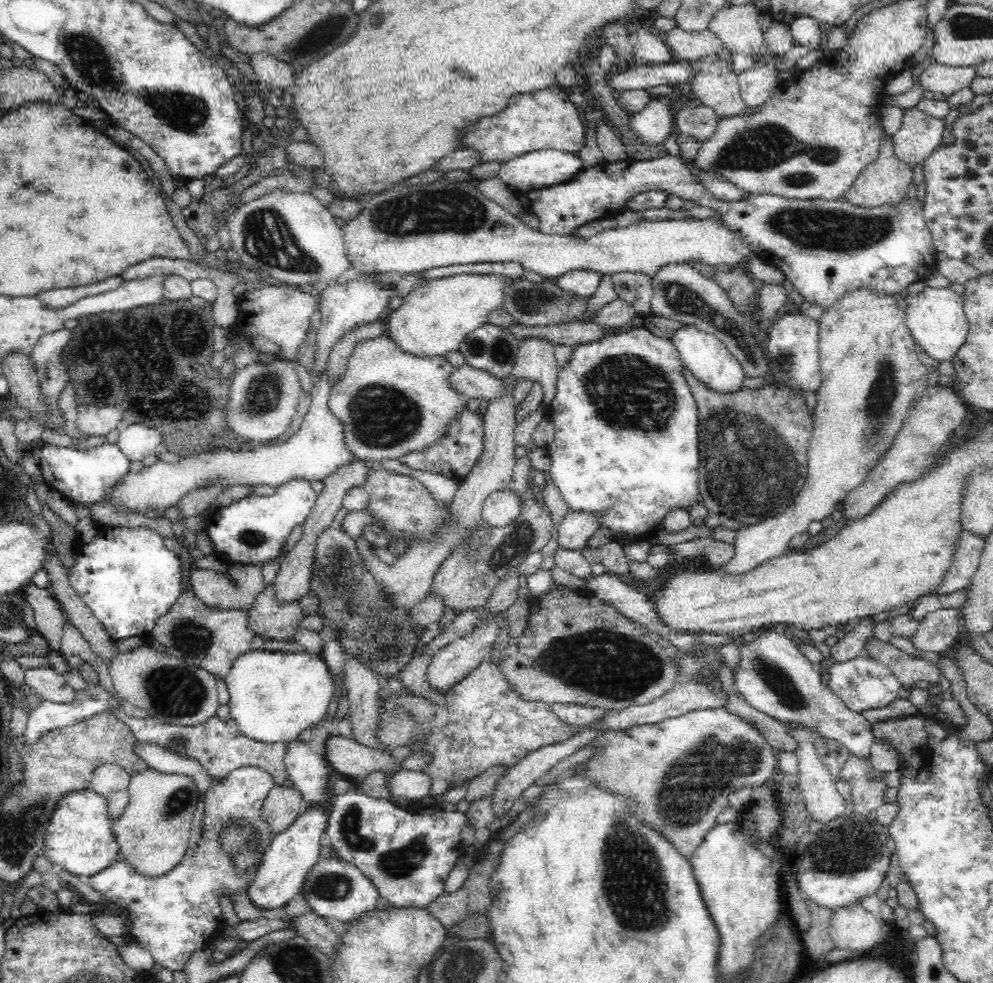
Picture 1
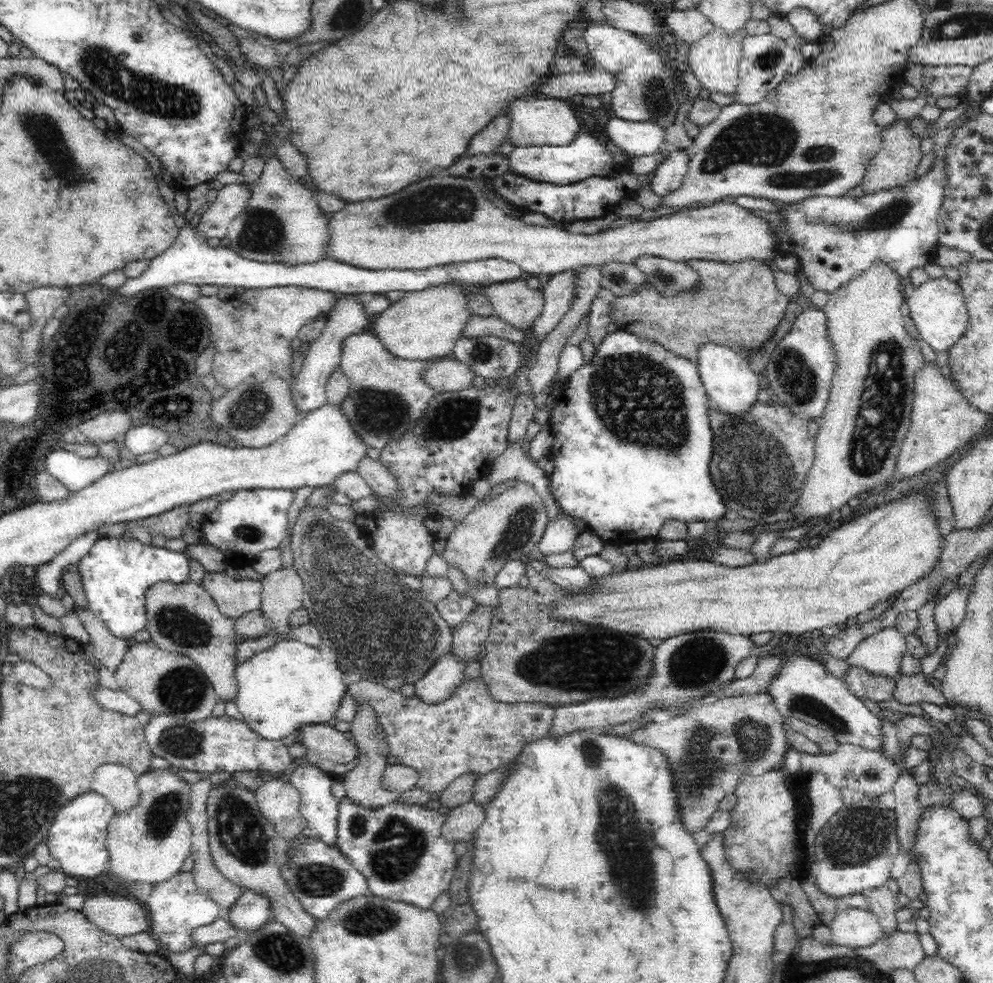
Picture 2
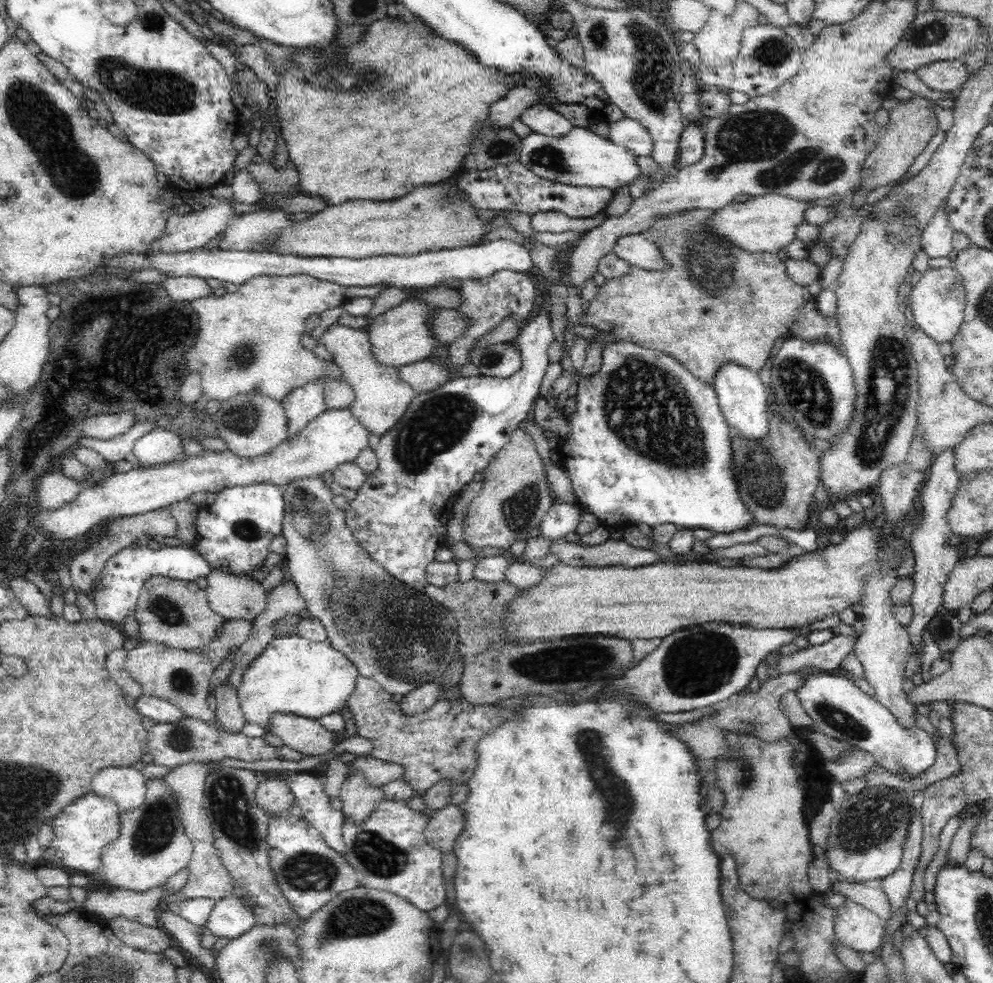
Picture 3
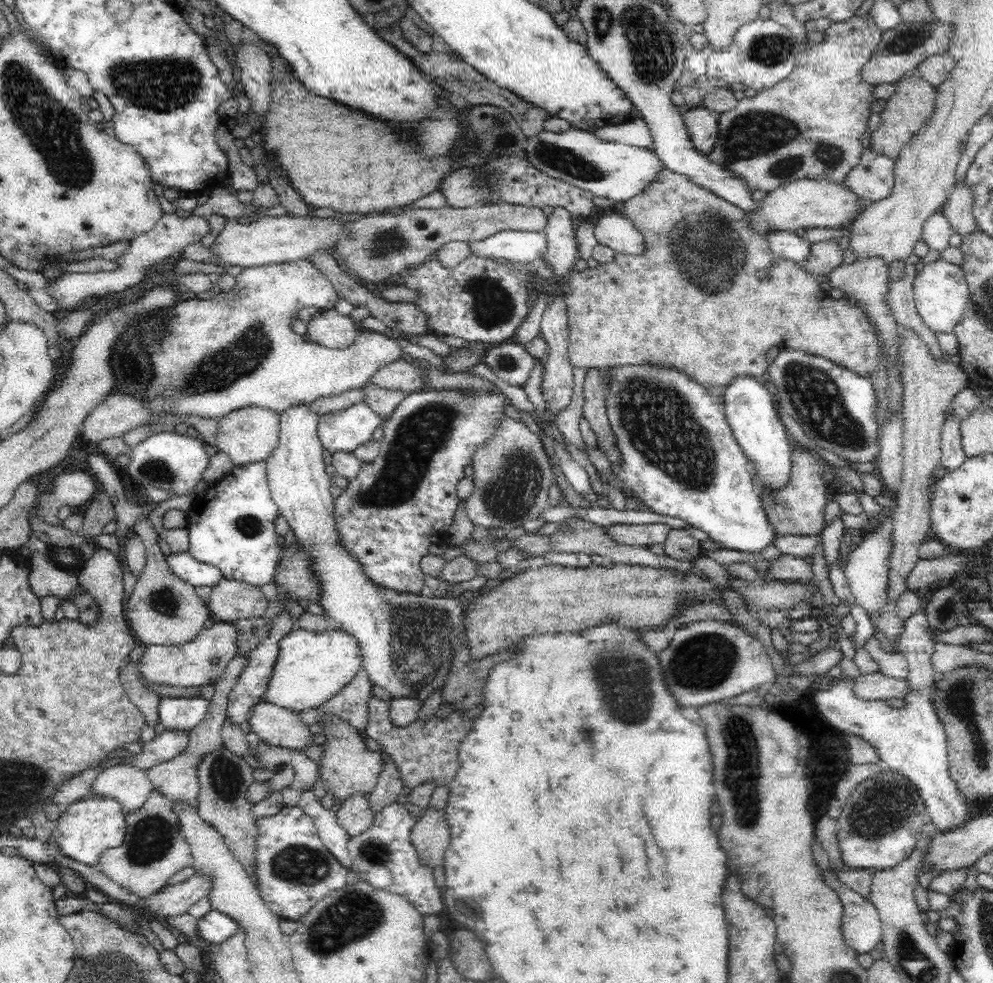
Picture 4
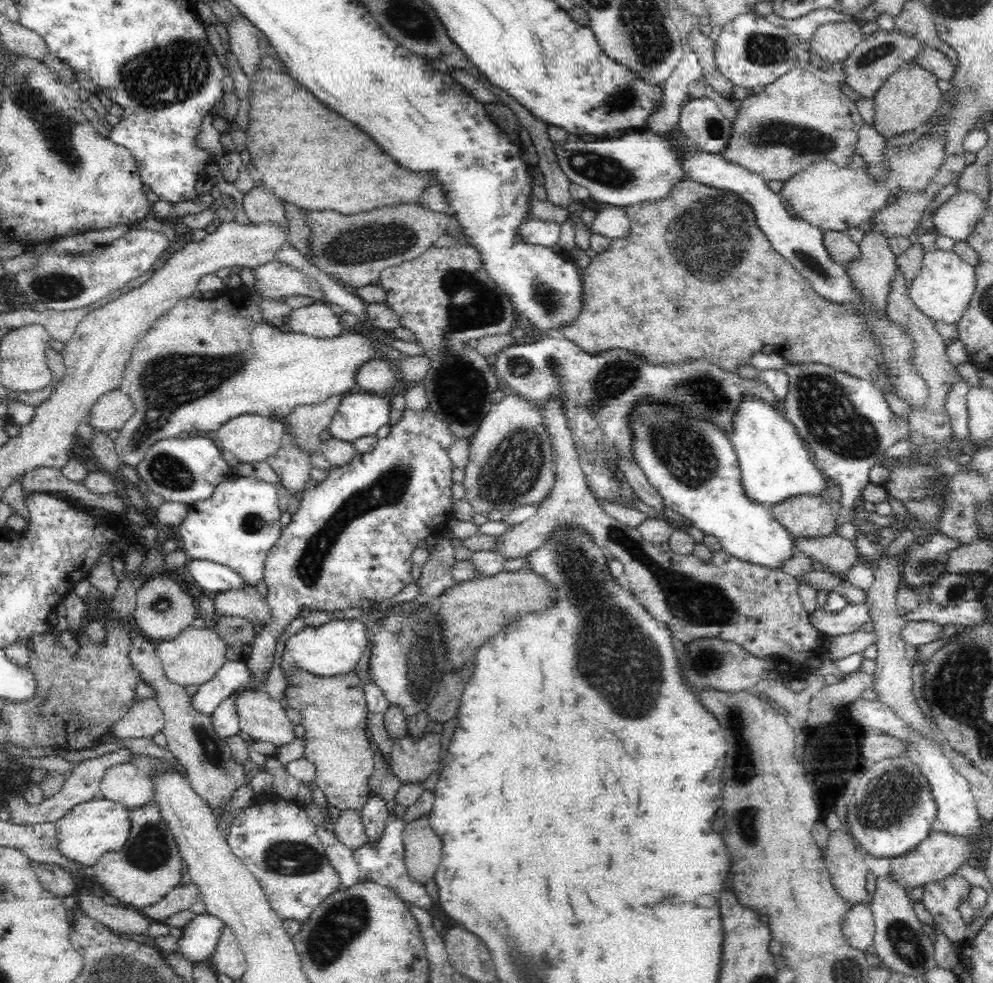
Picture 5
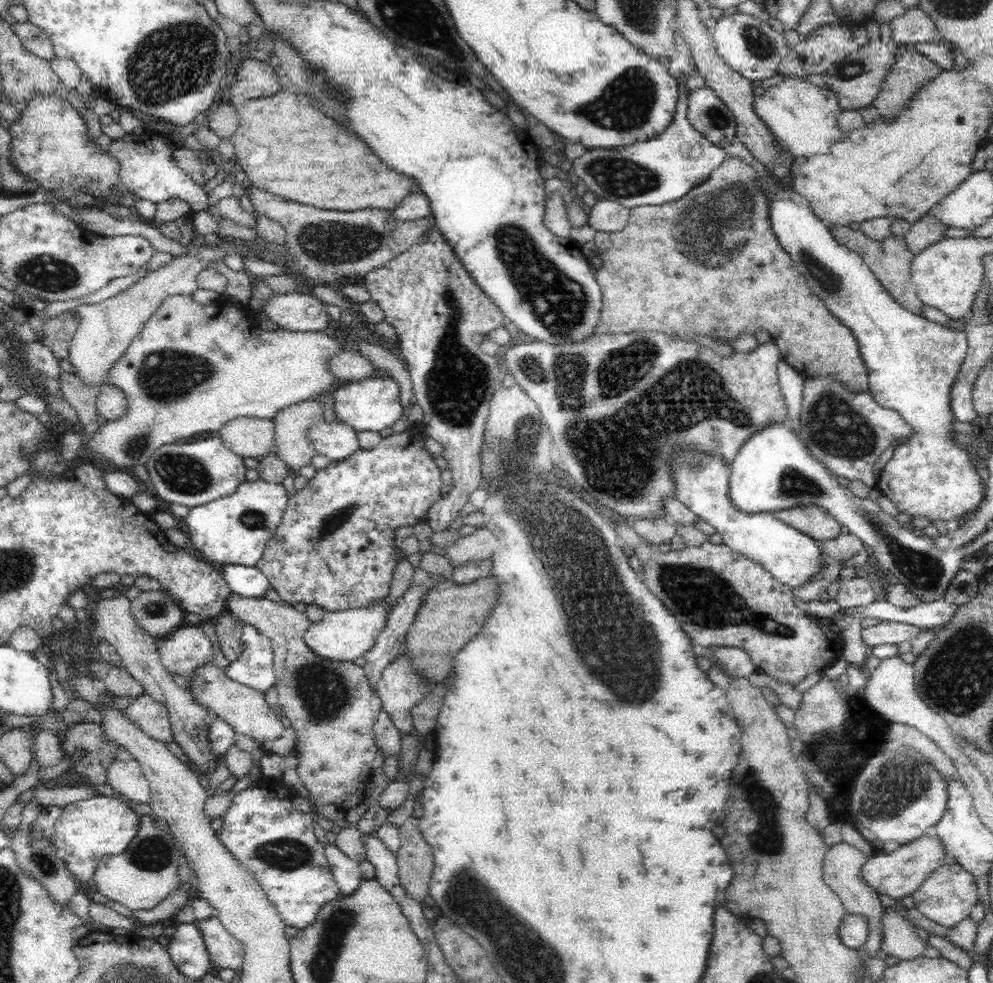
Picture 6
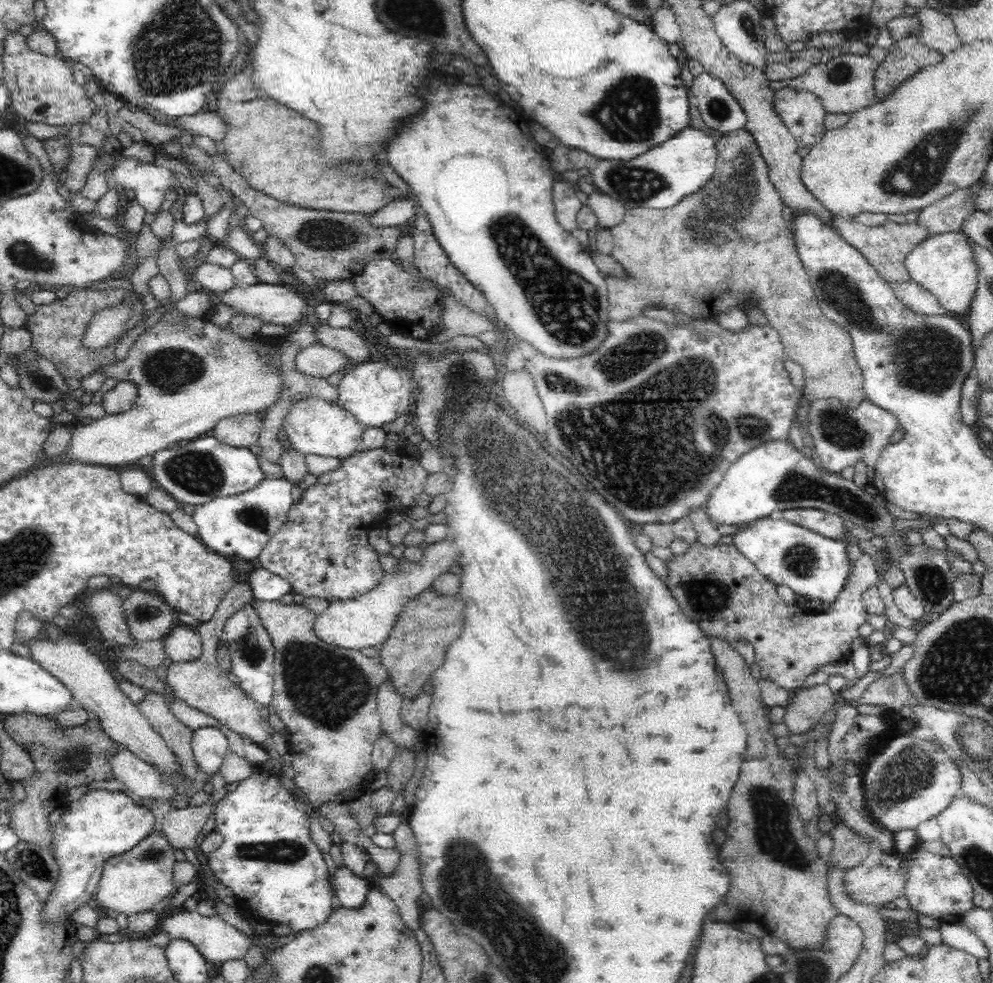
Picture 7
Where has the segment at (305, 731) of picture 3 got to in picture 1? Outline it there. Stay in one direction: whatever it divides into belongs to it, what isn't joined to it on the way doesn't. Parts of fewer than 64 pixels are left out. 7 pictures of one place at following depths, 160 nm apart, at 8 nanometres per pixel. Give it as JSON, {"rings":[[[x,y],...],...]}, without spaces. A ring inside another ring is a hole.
{"rings":[[[332,736],[325,743],[325,750],[330,769],[349,780],[360,781],[375,772],[394,776],[404,769],[388,750],[378,750],[342,736]]]}

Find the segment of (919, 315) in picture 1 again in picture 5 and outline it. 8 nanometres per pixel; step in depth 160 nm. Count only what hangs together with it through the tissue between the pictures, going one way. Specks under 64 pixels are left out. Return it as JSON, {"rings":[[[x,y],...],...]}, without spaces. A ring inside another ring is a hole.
{"rings":[[[929,249],[923,256],[918,276],[909,288],[909,297],[930,320],[956,325],[973,297],[976,288],[975,273],[974,267],[962,261],[953,251]]]}

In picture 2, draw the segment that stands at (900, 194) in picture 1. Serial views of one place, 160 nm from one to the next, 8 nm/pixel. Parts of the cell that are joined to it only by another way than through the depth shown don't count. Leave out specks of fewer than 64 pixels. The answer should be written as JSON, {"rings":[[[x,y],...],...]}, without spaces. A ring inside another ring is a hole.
{"rings":[[[896,120],[890,128],[884,128],[884,132],[881,134],[881,149],[866,167],[865,174],[858,186],[848,192],[848,197],[863,198],[879,191],[907,186],[907,183],[914,179],[914,173],[921,158],[920,140],[913,135],[912,128],[908,128],[906,122]]]}

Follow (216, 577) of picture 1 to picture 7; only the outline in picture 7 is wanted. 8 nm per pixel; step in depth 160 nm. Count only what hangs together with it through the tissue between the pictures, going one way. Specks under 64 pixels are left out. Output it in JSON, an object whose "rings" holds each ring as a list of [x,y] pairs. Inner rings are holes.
{"rings":[[[253,599],[253,607],[257,610],[257,617],[261,618],[262,625],[265,626],[266,632],[269,634],[270,640],[272,641],[272,646],[274,647],[274,662],[273,662],[273,698],[271,705],[276,709],[276,714],[284,721],[286,738],[289,741],[289,754],[292,756],[291,766],[294,769],[293,779],[295,781],[296,787],[302,790],[302,795],[306,795],[306,804],[312,810],[312,816],[309,816],[309,829],[311,832],[311,837],[313,841],[318,845],[318,848],[322,852],[328,852],[330,846],[332,846],[332,839],[330,839],[329,833],[325,832],[322,829],[320,822],[321,812],[320,808],[324,806],[327,802],[340,802],[340,803],[349,803],[354,799],[357,799],[362,793],[369,789],[370,784],[373,782],[373,762],[372,762],[372,751],[374,741],[377,740],[378,734],[382,732],[381,730],[381,719],[379,712],[377,711],[377,692],[380,688],[382,681],[385,681],[389,678],[389,673],[383,667],[382,662],[377,658],[368,658],[360,651],[357,650],[348,650],[342,647],[335,647],[330,645],[330,643],[322,642],[321,639],[314,634],[313,626],[315,618],[317,617],[310,610],[307,610],[305,607],[298,606],[298,604],[282,604],[279,600],[273,602],[260,601]]]}

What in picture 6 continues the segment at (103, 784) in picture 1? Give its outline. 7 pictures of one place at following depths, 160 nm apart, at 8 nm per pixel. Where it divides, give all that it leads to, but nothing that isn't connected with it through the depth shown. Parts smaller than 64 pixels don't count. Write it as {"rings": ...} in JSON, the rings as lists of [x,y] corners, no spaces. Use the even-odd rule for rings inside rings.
{"rings":[[[135,758],[112,762],[106,774],[106,783],[124,798],[128,798],[129,804],[133,801],[149,804],[151,800],[149,782]]]}

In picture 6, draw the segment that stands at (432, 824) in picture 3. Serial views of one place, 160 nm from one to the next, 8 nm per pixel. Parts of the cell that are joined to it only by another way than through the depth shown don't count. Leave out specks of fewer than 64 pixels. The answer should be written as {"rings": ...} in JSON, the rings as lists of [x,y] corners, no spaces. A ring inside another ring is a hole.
{"rings":[[[410,817],[399,826],[401,847],[397,858],[399,883],[408,896],[422,903],[429,895],[431,874],[435,865],[431,846],[424,840],[419,829],[419,818]]]}

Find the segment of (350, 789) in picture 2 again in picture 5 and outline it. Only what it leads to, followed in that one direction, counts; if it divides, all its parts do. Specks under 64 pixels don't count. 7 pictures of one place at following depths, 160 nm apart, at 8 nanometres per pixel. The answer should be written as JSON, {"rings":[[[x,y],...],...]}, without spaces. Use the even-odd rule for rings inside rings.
{"rings":[[[345,809],[340,811],[334,826],[335,837],[353,851],[358,850],[364,842],[368,841],[362,812],[358,810]]]}

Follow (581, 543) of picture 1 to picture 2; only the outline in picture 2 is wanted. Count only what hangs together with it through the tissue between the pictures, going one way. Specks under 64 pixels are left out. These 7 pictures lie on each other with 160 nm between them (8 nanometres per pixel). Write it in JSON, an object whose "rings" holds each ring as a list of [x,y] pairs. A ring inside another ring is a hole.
{"rings":[[[562,512],[556,518],[550,519],[537,548],[548,557],[550,554],[560,554],[572,550],[582,534],[575,526],[575,519]]]}

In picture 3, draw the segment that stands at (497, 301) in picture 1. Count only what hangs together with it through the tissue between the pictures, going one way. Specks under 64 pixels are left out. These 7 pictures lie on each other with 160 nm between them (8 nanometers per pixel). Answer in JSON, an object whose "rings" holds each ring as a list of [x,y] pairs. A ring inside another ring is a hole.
{"rings":[[[418,299],[404,300],[396,308],[384,312],[374,319],[366,329],[370,336],[371,352],[380,365],[401,367],[424,360],[432,355],[438,340],[434,337],[430,323],[438,308]]]}

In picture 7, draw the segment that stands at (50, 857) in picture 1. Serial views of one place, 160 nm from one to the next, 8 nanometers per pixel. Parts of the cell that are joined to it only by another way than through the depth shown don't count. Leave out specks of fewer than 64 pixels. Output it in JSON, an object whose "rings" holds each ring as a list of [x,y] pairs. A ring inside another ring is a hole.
{"rings":[[[91,790],[79,799],[69,801],[63,806],[62,817],[53,833],[52,851],[59,864],[59,876],[56,878],[51,895],[40,911],[40,920],[49,922],[69,920],[74,908],[82,906],[84,902],[93,902],[98,881],[101,879],[105,862],[116,855],[132,850],[142,838],[146,838],[153,829],[154,816],[147,806],[134,803],[125,793],[109,792],[106,790]]]}

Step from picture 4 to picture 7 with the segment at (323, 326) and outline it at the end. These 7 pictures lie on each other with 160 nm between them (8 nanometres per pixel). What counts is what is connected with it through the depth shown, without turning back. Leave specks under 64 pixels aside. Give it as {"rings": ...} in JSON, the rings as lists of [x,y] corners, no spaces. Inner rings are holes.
{"rings":[[[256,283],[246,288],[232,287],[230,290],[218,293],[215,296],[219,303],[227,305],[231,312],[241,312],[259,318],[263,323],[282,324],[287,328],[294,328],[298,323],[306,320],[309,312],[315,308],[313,302],[306,300],[305,297],[291,291],[284,284],[264,284]]]}

